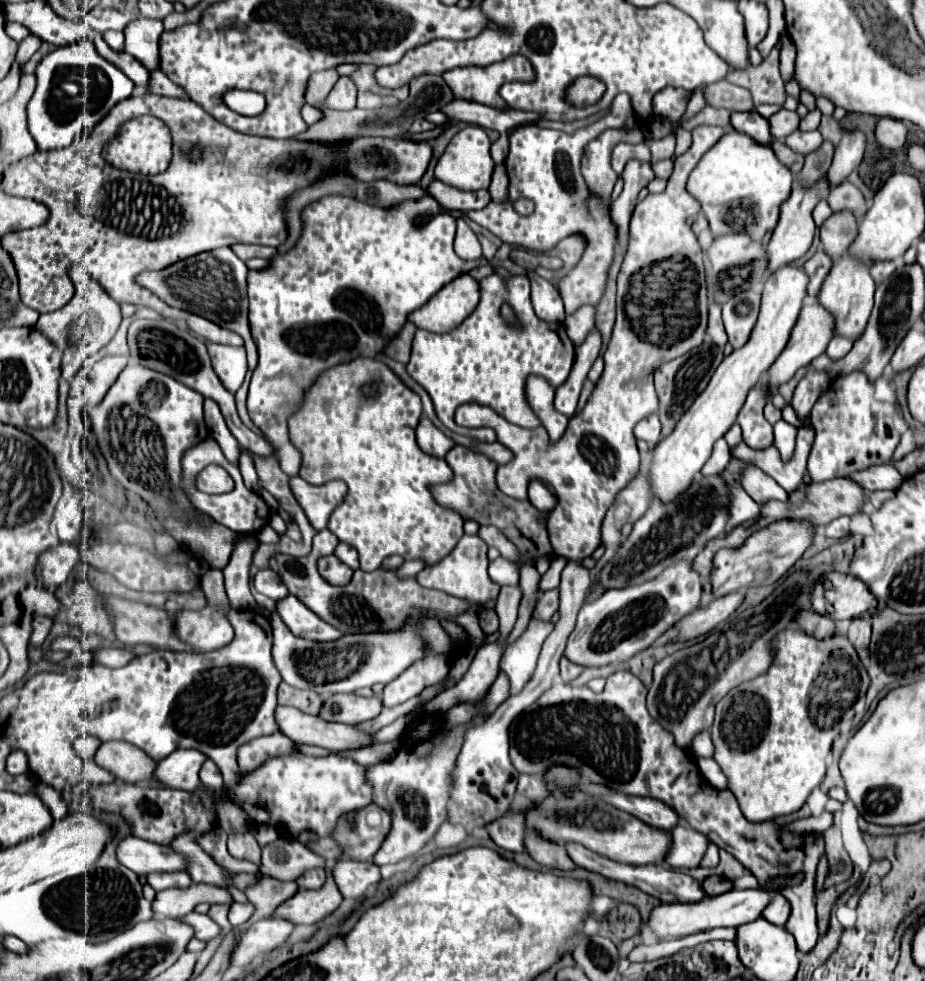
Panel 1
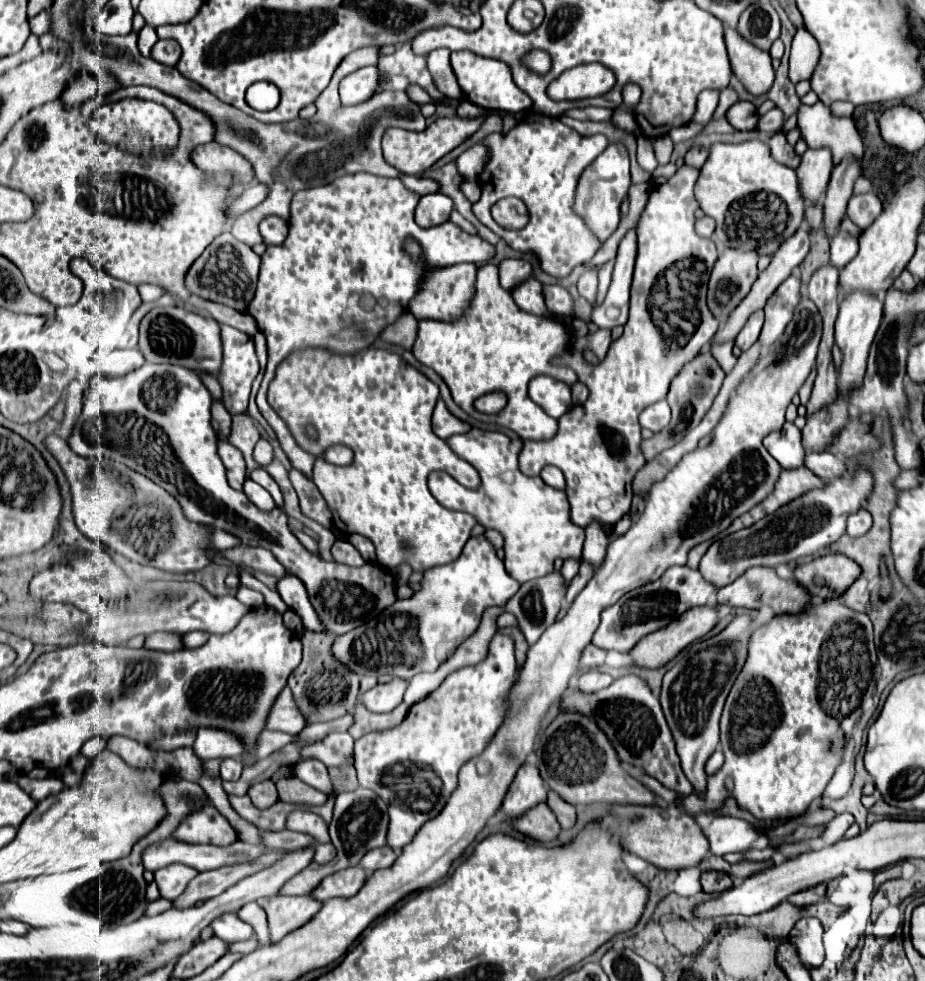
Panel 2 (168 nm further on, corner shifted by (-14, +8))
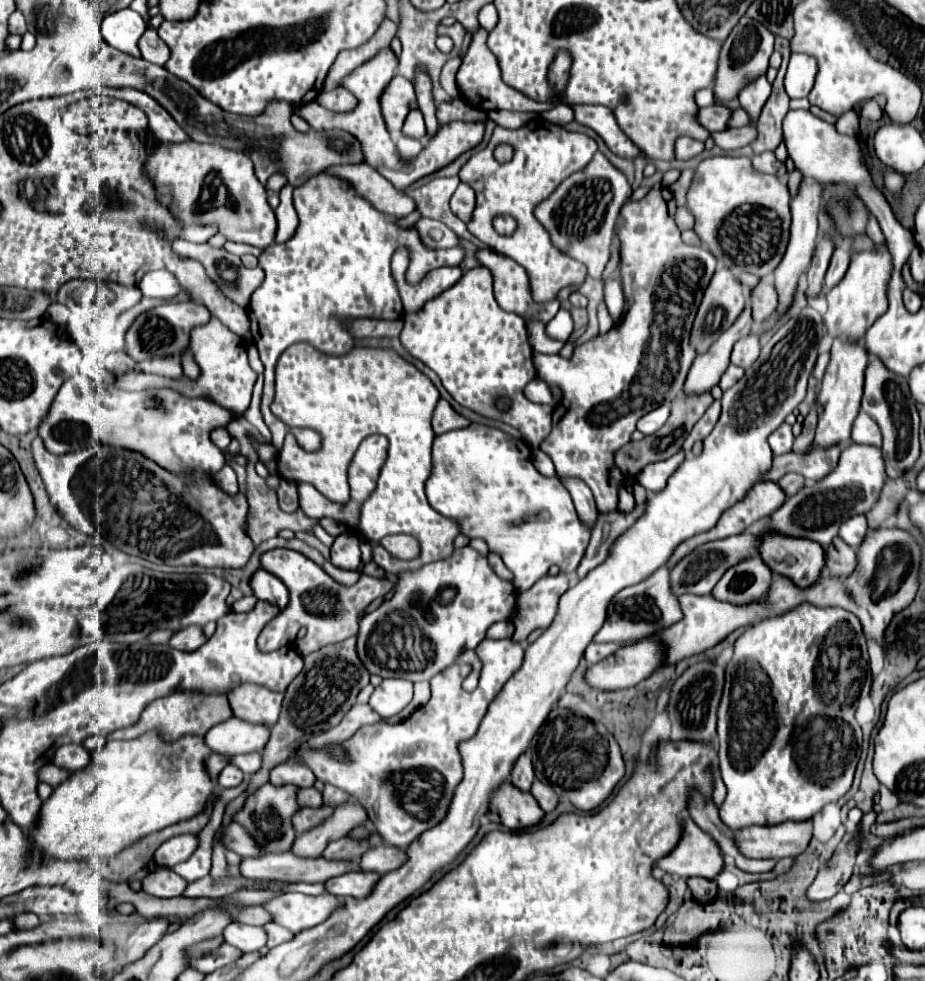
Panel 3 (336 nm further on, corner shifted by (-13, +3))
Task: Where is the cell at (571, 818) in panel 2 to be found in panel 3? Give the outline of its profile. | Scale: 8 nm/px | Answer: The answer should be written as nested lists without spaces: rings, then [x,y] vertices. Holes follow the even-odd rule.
[[[535,781],[535,783],[533,783],[531,793],[533,793],[533,797],[535,797],[537,803],[539,803],[539,807],[541,807],[545,813],[555,811],[555,807],[559,805],[559,797],[555,797],[553,789],[547,787],[547,785],[543,785],[541,781]]]

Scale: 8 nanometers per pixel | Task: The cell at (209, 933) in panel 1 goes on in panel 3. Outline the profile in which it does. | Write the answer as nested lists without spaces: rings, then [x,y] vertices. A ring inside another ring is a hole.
[[[231,923],[227,925],[227,929],[223,929],[223,941],[235,945],[243,953],[249,953],[249,951],[259,951],[267,943],[267,935],[261,927]]]

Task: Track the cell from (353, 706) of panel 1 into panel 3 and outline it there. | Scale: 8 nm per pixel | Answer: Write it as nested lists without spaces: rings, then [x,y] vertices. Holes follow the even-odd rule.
[[[383,679],[379,687],[375,687],[369,705],[381,717],[393,717],[403,711],[413,699],[413,683],[407,679]]]

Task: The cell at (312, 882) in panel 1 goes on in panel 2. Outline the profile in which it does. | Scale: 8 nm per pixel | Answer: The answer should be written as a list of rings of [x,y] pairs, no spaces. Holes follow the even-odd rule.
[[[328,842],[328,844],[318,844],[318,846],[316,846],[316,856],[314,856],[314,860],[316,860],[318,864],[330,862],[334,856],[336,856],[336,848],[334,848],[330,842]]]

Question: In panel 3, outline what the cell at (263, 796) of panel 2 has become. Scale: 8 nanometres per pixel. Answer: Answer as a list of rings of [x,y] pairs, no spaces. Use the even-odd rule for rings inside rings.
[[[265,783],[247,799],[245,807],[235,815],[235,821],[241,823],[259,841],[259,845],[265,849],[265,853],[283,853],[283,851],[291,849],[291,845],[295,841],[291,817],[299,809],[299,805],[295,801],[295,793],[297,793],[295,785],[275,787],[271,783]]]

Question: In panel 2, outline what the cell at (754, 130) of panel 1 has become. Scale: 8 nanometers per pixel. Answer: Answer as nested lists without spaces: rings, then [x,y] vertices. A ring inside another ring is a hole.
[[[736,102],[728,108],[726,120],[734,126],[734,130],[754,130],[758,122],[756,108],[752,102]]]

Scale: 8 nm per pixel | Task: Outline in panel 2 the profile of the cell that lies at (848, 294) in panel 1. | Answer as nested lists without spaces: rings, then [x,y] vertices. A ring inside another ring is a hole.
[[[852,292],[844,296],[840,304],[840,314],[836,320],[836,334],[834,334],[834,342],[842,350],[842,366],[838,368],[838,392],[842,392],[844,398],[848,398],[850,392],[860,388],[862,384],[862,378],[866,372],[868,350],[876,336],[880,320],[882,320],[882,304],[876,296],[866,294],[866,292]]]

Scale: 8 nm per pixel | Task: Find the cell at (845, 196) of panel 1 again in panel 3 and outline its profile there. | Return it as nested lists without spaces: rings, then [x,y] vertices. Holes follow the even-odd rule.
[[[869,215],[869,221],[867,221],[867,227],[865,227],[867,235],[873,239],[873,243],[881,243],[883,241],[883,233],[879,229],[879,223],[875,219],[875,215]]]

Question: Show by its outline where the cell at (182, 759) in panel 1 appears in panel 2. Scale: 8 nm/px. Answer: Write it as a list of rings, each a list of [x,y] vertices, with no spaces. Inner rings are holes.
[[[200,728],[196,742],[194,742],[194,752],[202,760],[210,758],[240,758],[244,752],[244,740],[240,740],[238,734],[232,734],[228,730],[220,728]]]

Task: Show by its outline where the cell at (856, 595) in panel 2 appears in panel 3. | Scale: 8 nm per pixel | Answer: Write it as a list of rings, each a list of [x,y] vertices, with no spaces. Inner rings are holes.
[[[837,537],[827,549],[827,573],[835,579],[845,579],[855,571],[855,567],[857,567],[855,551]]]

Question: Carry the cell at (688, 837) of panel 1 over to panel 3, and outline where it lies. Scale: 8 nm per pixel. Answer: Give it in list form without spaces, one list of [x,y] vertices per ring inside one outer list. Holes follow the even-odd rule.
[[[785,821],[771,827],[743,827],[735,833],[735,845],[745,857],[775,859],[795,857],[805,851],[811,839],[809,821]]]

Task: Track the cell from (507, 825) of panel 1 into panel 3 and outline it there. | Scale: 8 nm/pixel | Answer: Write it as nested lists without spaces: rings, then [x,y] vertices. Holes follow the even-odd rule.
[[[527,755],[519,757],[513,771],[511,771],[511,785],[529,793],[531,791],[531,785],[535,781],[535,773],[533,773],[533,765],[531,765],[531,759]]]

